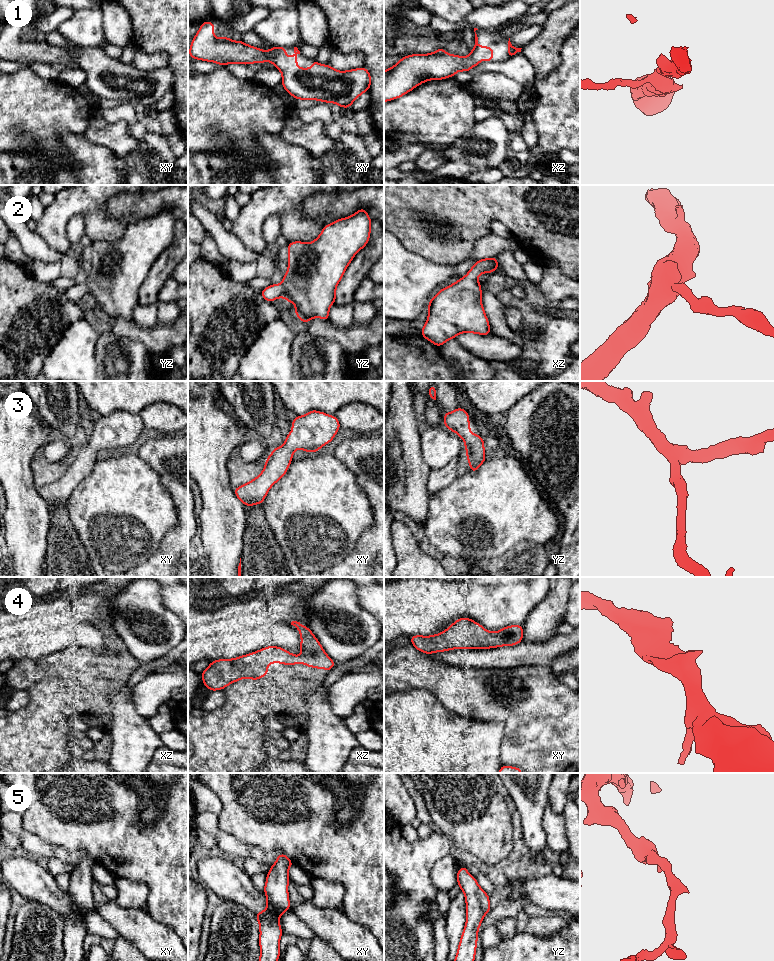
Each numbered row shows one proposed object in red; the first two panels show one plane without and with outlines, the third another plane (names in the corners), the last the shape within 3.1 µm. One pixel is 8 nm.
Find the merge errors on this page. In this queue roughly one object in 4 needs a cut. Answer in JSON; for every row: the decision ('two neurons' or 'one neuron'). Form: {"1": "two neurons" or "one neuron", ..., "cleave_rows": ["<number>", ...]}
{"1": "one neuron", "2": "one neuron", "3": "one neuron", "4": "one neuron", "5": "one neuron", "cleave_rows": []}

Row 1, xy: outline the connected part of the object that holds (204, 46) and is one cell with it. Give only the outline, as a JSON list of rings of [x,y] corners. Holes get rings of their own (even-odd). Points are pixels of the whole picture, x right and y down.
[[[206,21],[191,41],[189,57],[221,66],[269,61],[281,72],[281,85],[295,99],[336,103],[342,108],[350,108],[359,96],[370,89],[372,79],[365,66],[338,71],[329,64],[323,65],[313,60],[311,68],[299,68],[298,48],[294,47],[294,56],[287,56],[286,50],[287,47],[271,47],[269,51],[264,51],[242,40],[216,38],[213,21]]]

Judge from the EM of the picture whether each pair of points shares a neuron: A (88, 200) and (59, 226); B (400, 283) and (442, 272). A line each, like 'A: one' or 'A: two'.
A: one
B: one

